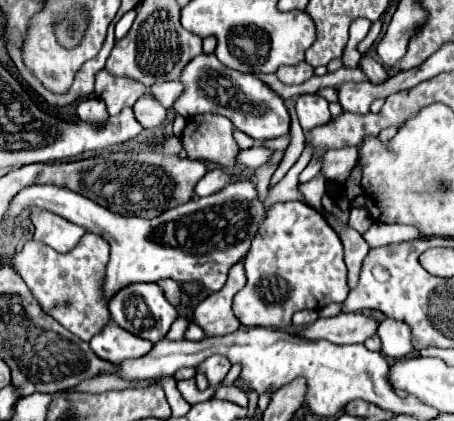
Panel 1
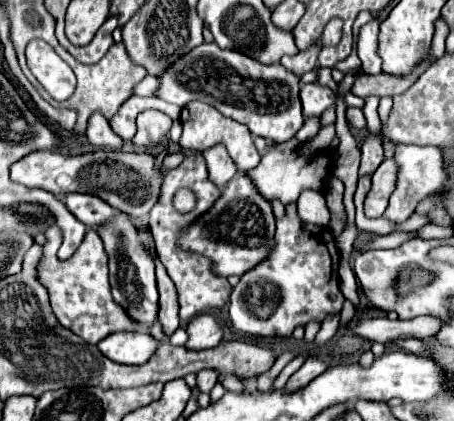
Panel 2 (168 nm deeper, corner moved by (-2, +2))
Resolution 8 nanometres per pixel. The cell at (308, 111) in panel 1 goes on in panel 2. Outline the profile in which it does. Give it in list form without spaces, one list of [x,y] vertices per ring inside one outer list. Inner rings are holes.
[[[307,83],[301,87],[301,103],[305,117],[321,117],[335,103],[335,93],[325,85]]]

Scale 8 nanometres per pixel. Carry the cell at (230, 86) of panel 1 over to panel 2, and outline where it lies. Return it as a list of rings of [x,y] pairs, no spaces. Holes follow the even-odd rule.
[[[203,43],[177,59],[163,75],[157,97],[167,103],[185,107],[191,101],[201,101],[225,117],[231,117],[249,127],[253,135],[269,141],[285,143],[303,127],[303,113],[299,101],[299,79],[281,65],[261,65],[243,53],[221,49],[215,43]]]

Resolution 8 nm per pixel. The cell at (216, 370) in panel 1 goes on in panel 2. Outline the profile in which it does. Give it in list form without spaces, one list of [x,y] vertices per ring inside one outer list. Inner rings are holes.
[[[203,369],[197,373],[197,387],[201,389],[201,393],[209,393],[217,381],[219,373],[215,369]]]

